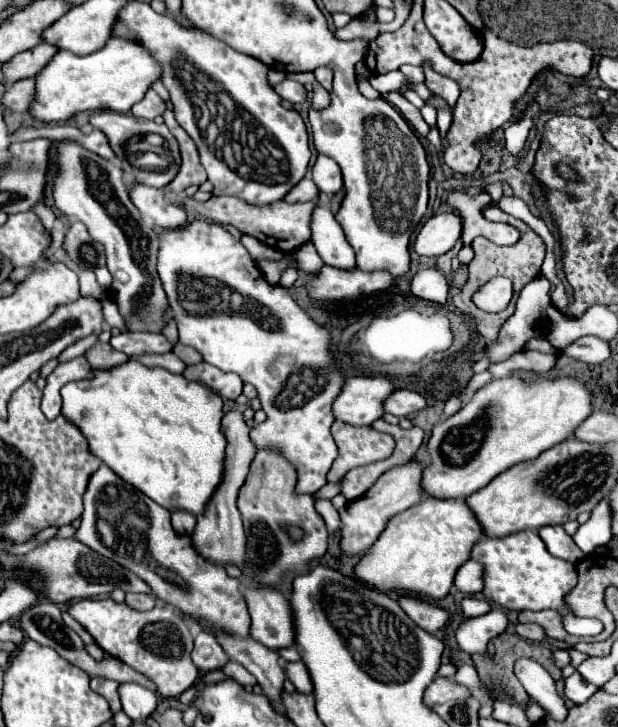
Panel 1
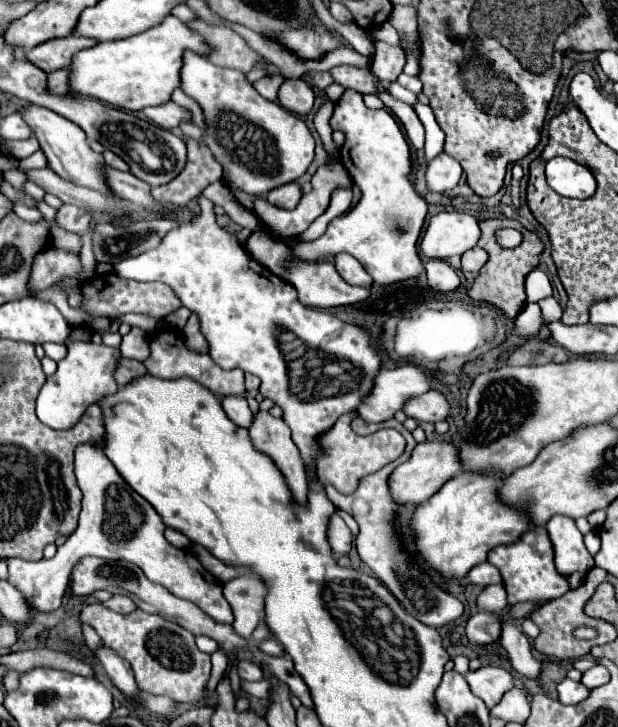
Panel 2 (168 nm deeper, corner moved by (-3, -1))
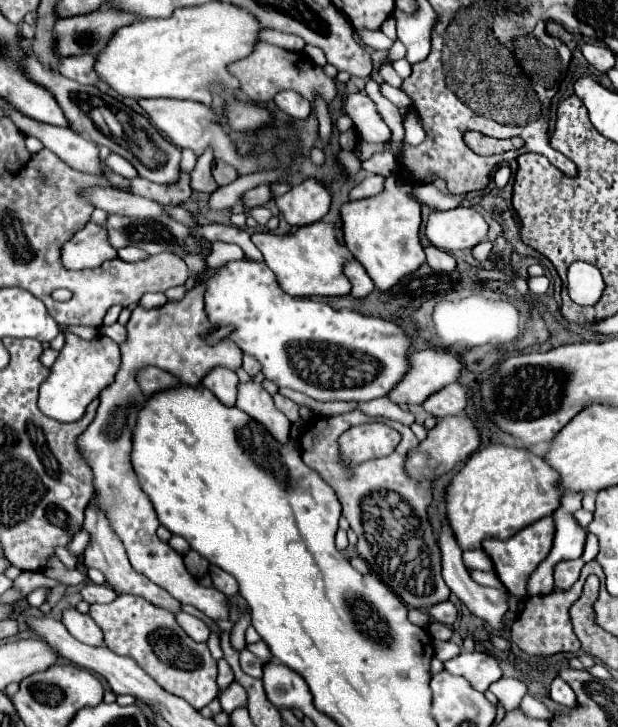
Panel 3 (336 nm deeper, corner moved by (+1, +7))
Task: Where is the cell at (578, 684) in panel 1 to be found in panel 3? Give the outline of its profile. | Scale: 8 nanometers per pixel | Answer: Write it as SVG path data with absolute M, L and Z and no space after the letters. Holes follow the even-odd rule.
M559 677L551 681L551 689L549 689L549 697L559 703L559 705L565 705L565 707L577 707L577 697L573 693L573 689L561 681Z

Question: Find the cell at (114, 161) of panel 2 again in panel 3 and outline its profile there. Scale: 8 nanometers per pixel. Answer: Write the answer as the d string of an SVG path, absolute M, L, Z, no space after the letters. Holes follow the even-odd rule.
M115 153L109 155L109 159L105 161L105 165L107 165L111 171L119 173L121 177L125 177L125 179L133 179L133 177L139 175L139 173L133 169L133 165L129 165L129 161L125 161L123 157L117 157Z

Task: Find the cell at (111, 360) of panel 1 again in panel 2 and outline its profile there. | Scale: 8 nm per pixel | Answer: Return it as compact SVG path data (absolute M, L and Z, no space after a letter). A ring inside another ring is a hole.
M121 357L119 363L117 363L117 369L115 369L115 381L117 385L125 385L129 383L131 379L139 377L139 375L145 375L145 367L139 363L139 361L133 361L133 359L127 359L127 357Z

